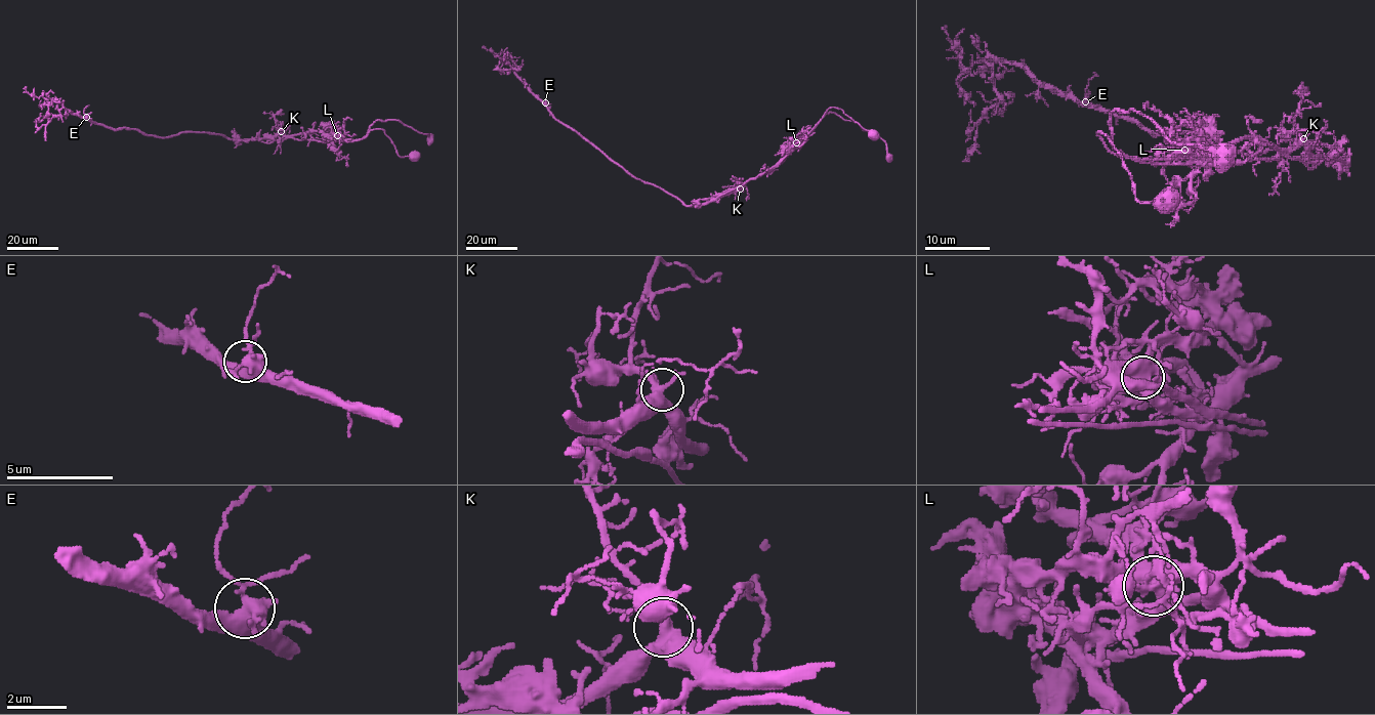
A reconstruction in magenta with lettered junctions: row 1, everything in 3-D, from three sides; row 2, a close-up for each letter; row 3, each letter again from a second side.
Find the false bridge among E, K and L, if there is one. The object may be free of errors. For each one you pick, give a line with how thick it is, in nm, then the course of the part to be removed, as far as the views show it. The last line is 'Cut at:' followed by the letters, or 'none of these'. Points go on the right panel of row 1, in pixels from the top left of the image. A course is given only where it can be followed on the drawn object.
L: calibre 550 nm; course (1185, 150), (1169, 158), (1130, 158), (1113, 145), (1110, 115), (1135, 110), (1171, 140), (1208, 146), (1232, 163)
Cut at: L

